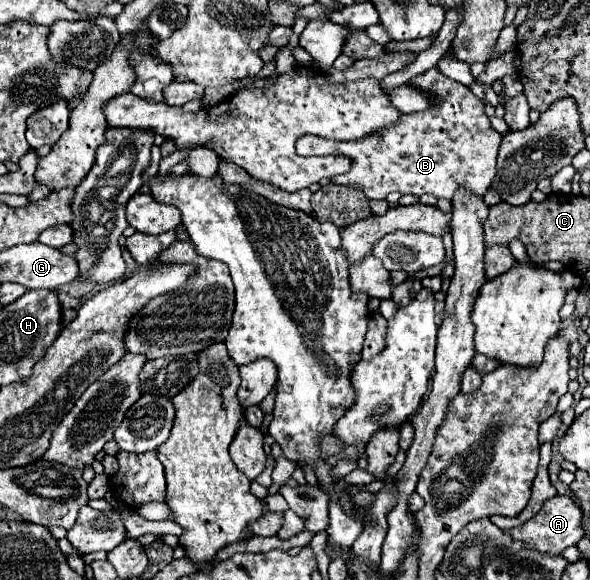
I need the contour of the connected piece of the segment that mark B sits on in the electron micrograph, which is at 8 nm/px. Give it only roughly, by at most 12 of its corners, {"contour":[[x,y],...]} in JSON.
{"contour":[[439,69],[409,85],[433,107],[357,141],[297,139],[345,155],[333,183],[485,195],[501,135],[481,99]]}

